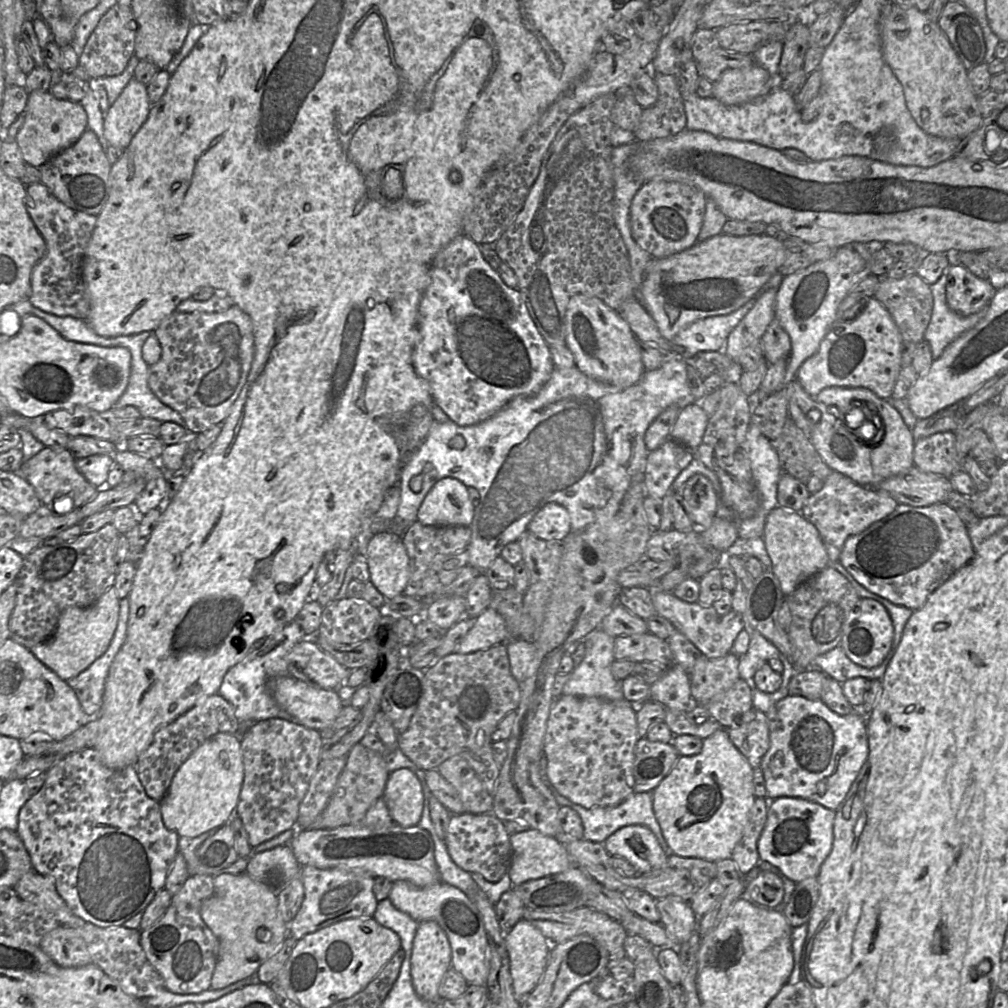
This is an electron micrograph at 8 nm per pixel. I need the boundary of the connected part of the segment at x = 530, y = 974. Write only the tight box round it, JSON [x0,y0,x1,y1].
[504,918,551,1002]

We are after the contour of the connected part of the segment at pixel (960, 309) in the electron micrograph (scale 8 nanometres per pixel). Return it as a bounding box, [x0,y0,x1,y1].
[944,262,997,316]

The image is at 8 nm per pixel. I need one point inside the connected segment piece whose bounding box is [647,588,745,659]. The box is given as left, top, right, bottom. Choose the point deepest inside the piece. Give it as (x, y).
(713, 635)

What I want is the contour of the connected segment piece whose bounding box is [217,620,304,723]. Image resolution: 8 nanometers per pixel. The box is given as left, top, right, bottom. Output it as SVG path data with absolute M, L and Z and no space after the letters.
M293 620L280 631L267 637L260 648L249 652L240 662L227 671L217 694L231 704L239 721L280 718L296 723L296 720L276 702L269 683L275 678L289 676L287 656L303 638L304 634L300 626Z

